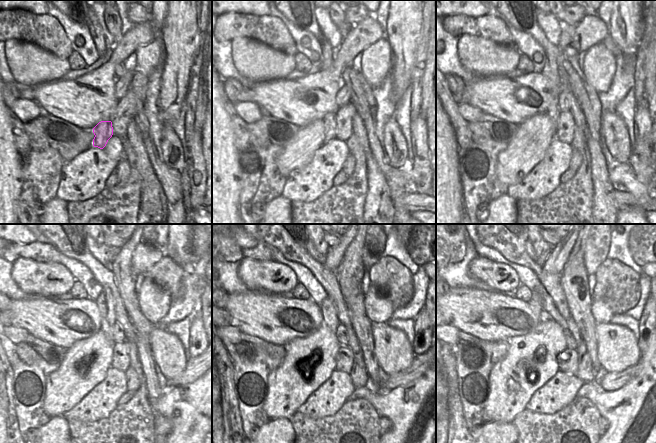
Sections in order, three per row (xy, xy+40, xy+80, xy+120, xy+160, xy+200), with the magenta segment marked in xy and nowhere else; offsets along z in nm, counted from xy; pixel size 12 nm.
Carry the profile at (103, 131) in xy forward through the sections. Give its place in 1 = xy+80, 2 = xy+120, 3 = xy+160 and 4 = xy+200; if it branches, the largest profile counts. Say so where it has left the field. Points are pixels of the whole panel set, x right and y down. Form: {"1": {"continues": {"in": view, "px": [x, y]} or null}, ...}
{"1": {"continues": {"in": "xy+80", "px": [554, 114]}}, "2": {"continues": {"in": "xy+120", "px": [104, 301]}}, "3": {"continues": {"in": "xy+160", "px": [330, 318]}}, "4": {"continues": {"in": "xy+200", "px": [553, 314]}}}

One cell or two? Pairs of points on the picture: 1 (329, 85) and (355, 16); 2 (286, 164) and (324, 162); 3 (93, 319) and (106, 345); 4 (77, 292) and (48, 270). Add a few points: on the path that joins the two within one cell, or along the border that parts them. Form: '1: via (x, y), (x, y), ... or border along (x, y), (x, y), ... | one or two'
1: border along (371, 14), (354, 25) | two
2: border along (323, 145), (305, 165), (294, 169), (288, 176) | two
3: border along (100, 329), (94, 334), (81, 338), (78, 341) | two
4: border along (75, 281), (68, 291) | two

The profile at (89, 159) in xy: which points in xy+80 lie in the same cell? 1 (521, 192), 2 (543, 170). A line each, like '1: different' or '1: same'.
1: same
2: same

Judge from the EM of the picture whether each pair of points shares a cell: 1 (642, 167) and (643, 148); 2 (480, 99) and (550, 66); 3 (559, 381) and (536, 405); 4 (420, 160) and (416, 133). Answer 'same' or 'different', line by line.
1: same
2: different
3: same
4: same

